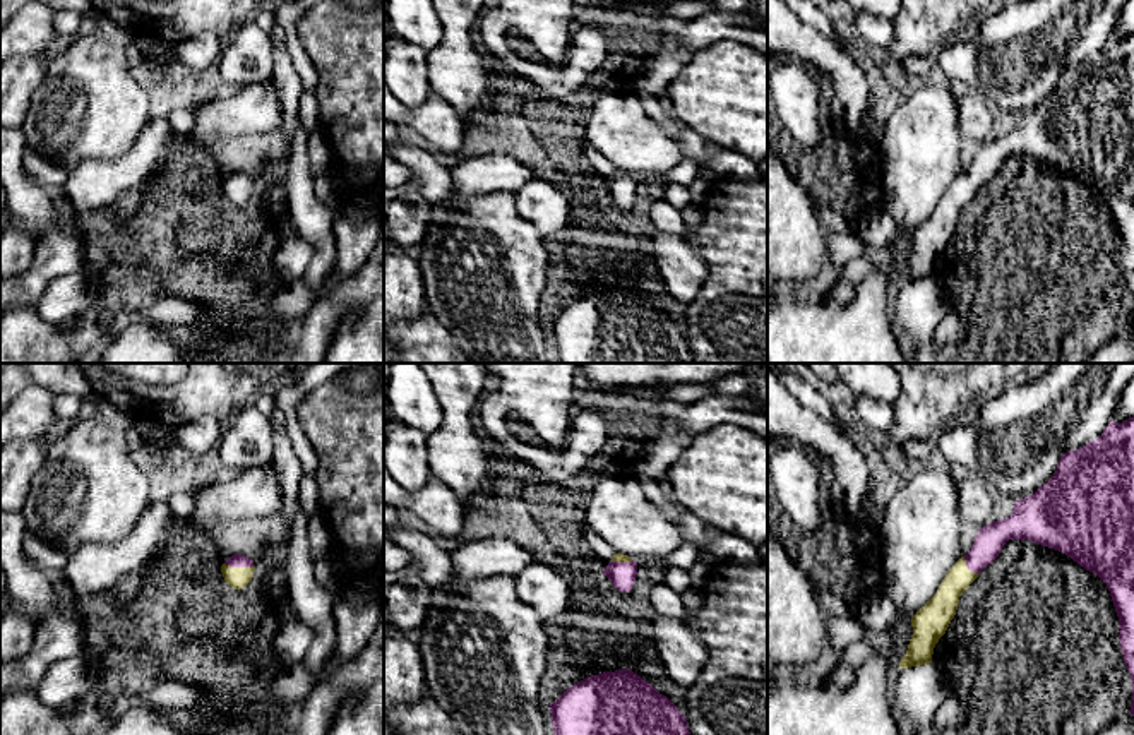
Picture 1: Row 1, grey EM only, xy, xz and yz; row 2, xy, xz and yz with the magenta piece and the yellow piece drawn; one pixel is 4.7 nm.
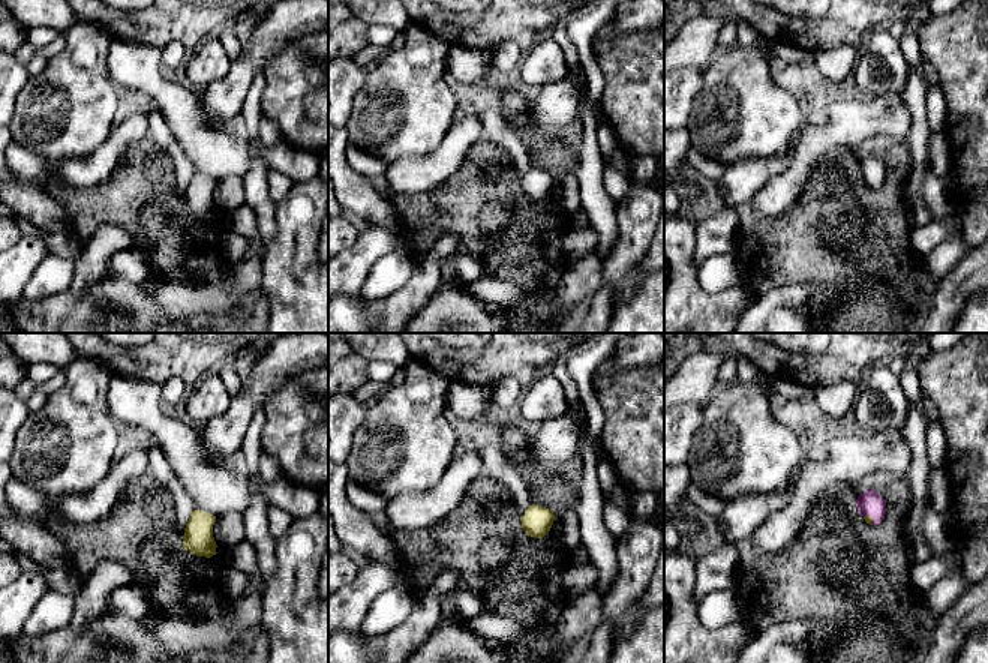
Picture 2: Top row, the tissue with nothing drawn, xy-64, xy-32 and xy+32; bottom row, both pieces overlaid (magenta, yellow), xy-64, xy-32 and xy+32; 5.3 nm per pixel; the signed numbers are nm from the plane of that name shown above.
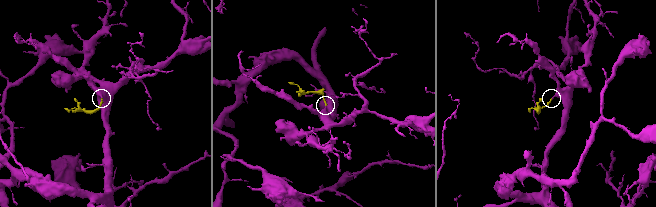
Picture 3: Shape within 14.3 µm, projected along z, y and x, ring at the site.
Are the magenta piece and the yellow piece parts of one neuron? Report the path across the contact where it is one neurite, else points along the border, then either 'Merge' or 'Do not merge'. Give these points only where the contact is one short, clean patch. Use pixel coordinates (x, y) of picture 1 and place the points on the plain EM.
Path across: xy (237, 175), (238, 182), (237, 194). Merge

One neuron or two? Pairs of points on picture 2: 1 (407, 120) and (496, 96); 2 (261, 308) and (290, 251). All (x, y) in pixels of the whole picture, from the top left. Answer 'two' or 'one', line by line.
1: two
2: two

